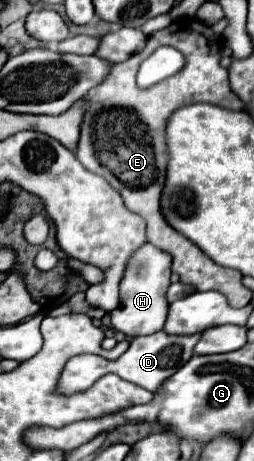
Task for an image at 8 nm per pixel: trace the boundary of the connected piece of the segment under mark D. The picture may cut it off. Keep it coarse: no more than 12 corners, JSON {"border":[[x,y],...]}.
{"border":[[200,333],[134,337],[108,373],[154,393],[194,355]]}

